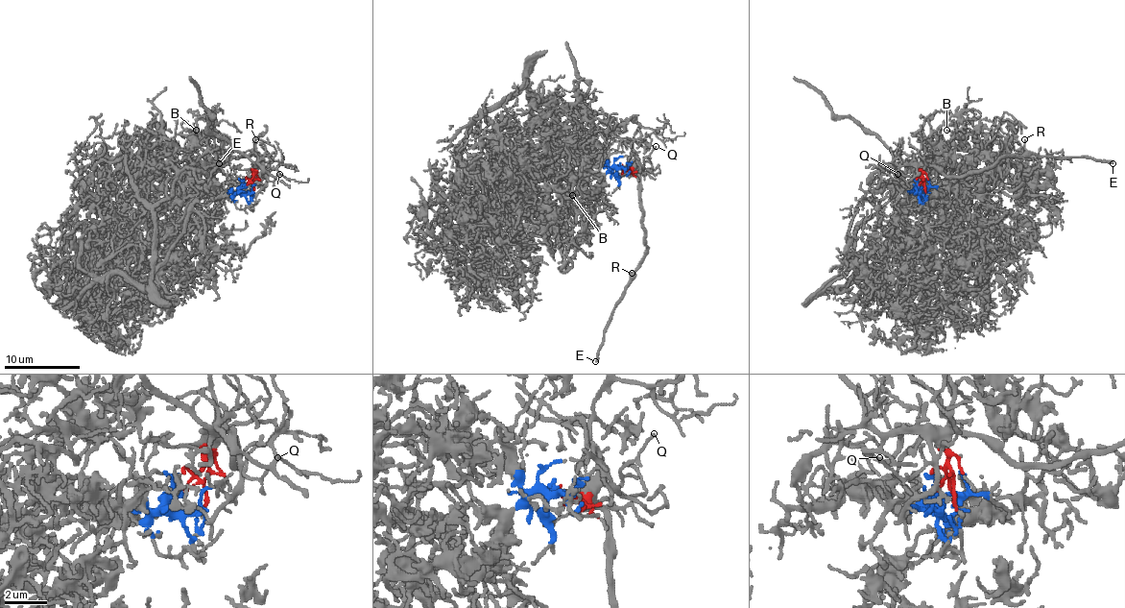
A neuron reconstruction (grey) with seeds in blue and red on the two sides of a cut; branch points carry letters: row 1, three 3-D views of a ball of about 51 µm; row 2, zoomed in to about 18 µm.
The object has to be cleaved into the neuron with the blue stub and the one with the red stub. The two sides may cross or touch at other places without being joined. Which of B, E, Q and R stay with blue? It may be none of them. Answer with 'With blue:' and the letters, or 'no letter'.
With blue: B

